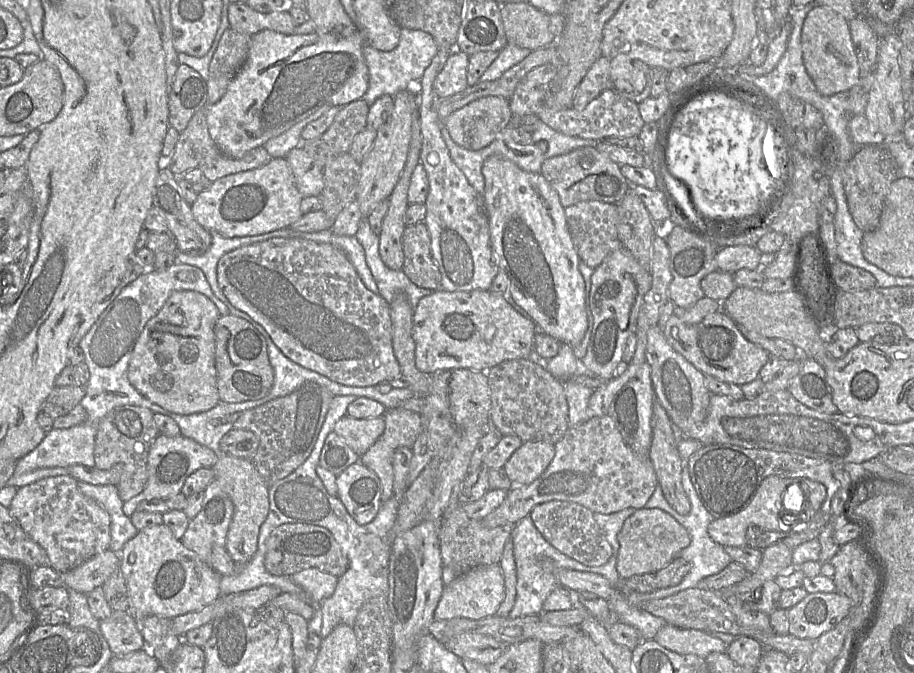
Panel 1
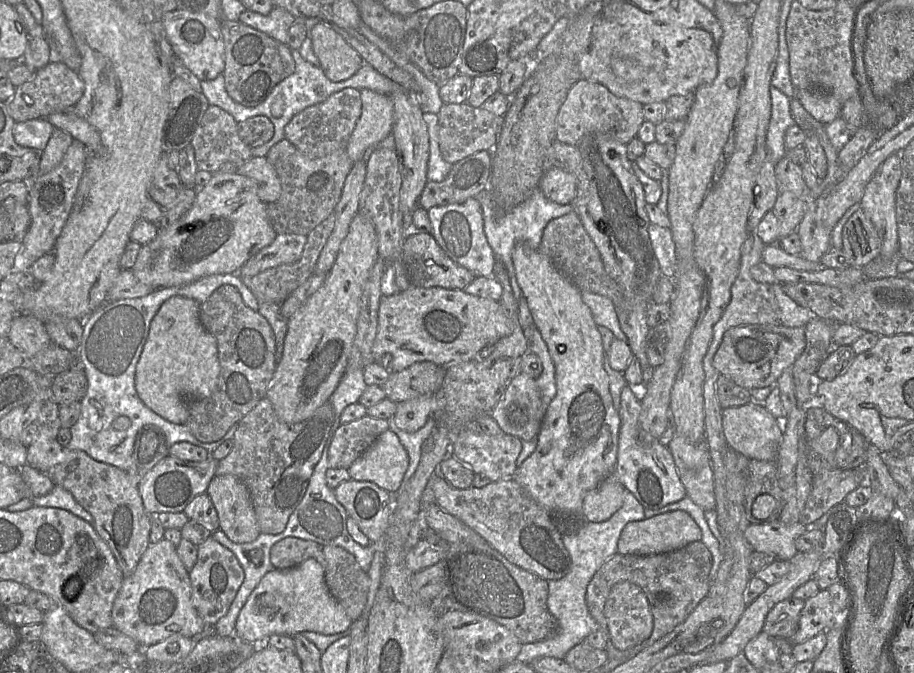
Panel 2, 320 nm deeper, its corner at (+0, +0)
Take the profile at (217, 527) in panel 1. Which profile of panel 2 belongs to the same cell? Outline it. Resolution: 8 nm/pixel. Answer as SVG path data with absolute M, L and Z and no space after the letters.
M212 535L197 546L197 551L197 561L189 572L192 603L206 626L213 627L228 612L244 581L244 571L236 556Z

